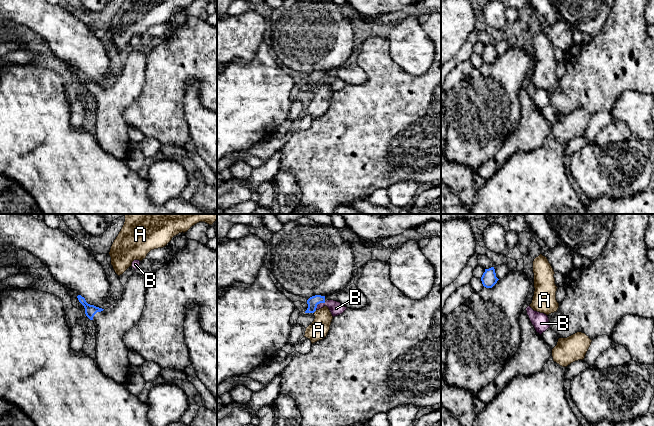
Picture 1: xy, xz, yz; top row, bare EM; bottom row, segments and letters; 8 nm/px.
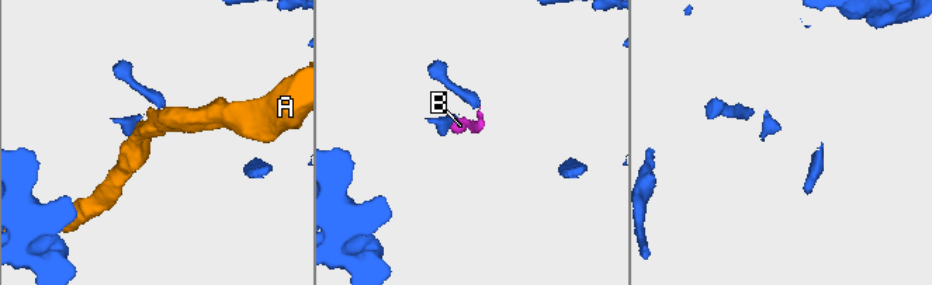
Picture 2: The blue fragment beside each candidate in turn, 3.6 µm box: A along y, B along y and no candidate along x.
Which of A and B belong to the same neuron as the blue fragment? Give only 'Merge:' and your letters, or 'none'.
Merge: none

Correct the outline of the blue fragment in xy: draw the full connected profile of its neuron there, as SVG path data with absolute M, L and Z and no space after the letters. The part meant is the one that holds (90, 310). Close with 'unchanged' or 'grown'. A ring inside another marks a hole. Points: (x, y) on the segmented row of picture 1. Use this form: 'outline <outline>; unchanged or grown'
outline M134 273L126 284L121 299L108 309L102 309L86 302L78 295L85 308L86 316L96 327L96 362L98 368L115 382L124 385L130 369L129 350L123 336L135 327L145 305L145 293L149 277Z; grown

